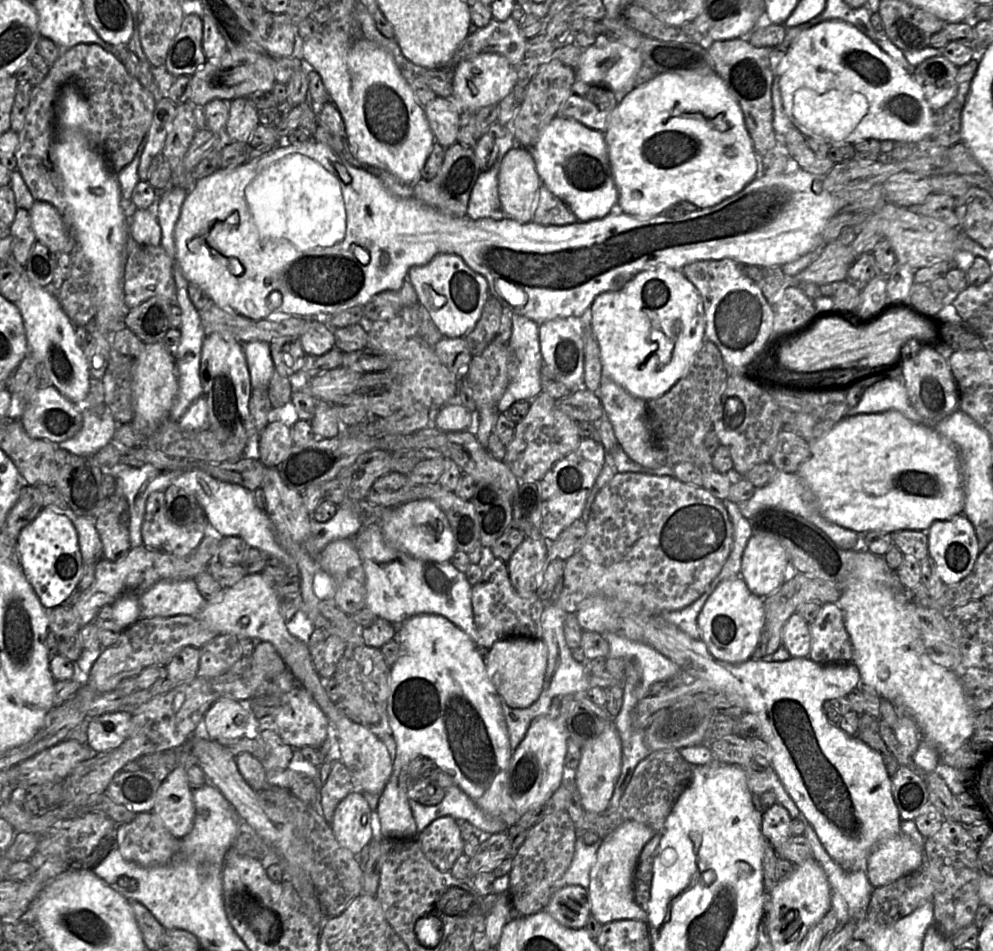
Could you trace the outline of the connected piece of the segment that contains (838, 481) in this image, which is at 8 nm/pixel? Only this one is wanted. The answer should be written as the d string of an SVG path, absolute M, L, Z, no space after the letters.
M897 410L844 417L824 436L815 441L810 441L810 454L799 466L796 473L810 486L818 501L820 512L827 520L855 531L860 535L870 531L880 531L889 534L904 529L927 531L935 521L951 519L964 512L965 494L958 448L948 438L942 437L935 430L934 425L913 422Z

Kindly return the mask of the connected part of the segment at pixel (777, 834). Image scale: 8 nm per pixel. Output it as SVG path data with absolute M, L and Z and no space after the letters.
M775 802L761 816L761 831L776 853L786 840L792 836L790 830L791 816L780 803Z

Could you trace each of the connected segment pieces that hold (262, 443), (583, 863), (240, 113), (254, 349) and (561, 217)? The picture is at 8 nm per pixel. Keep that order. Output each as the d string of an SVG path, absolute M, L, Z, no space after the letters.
M275 419L260 433L257 459L265 467L277 467L293 445L290 427Z
M577 837L575 853L572 862L564 875L552 887L552 895L561 888L569 885L579 885L587 889L590 884L590 871L596 861L597 852L602 839L592 845L584 843L582 837Z
M240 97L229 102L229 114L222 142L242 142L247 144L255 128L259 125L258 109L248 97Z
M249 342L242 345L250 375L252 391L256 389L267 389L274 373L270 343Z
M542 185L531 222L541 225L568 225L577 221L568 205Z

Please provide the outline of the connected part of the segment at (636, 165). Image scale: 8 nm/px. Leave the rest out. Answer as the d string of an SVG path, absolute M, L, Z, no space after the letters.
M661 73L619 98L604 138L618 190L617 209L621 212L651 218L684 201L699 209L709 208L739 193L756 178L756 151L743 112L717 73L705 76Z

